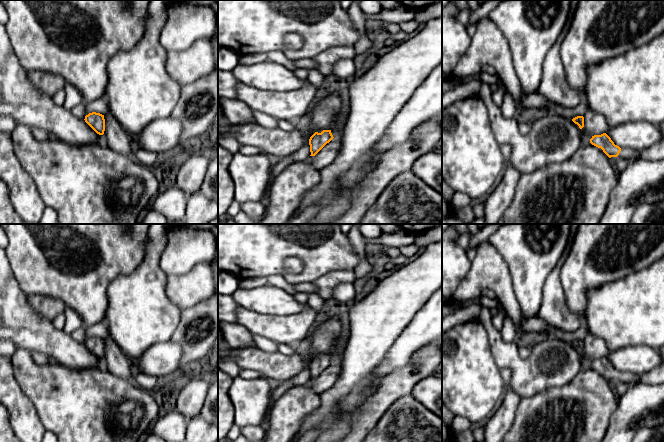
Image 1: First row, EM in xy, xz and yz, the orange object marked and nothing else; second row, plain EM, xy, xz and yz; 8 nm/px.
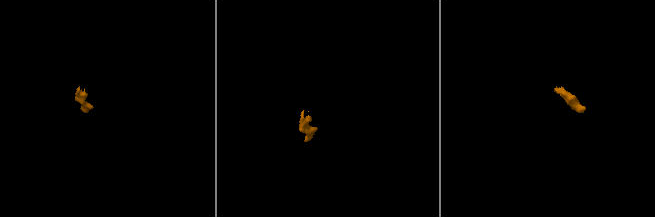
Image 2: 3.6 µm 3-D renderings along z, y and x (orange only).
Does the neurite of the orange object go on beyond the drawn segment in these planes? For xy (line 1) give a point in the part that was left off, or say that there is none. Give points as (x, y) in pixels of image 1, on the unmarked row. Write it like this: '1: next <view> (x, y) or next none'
1: next none

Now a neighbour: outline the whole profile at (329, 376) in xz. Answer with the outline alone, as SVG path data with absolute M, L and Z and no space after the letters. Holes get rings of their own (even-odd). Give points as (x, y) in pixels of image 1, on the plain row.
M338 360L327 367L315 380L310 380L306 386L314 392L321 394L330 389L337 381L341 371L341 364Z

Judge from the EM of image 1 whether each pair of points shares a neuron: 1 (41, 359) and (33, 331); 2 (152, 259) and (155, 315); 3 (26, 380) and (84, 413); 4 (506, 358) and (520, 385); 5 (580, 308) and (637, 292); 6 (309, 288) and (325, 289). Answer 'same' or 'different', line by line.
1: different
2: same
3: same
4: same
5: different
6: different

